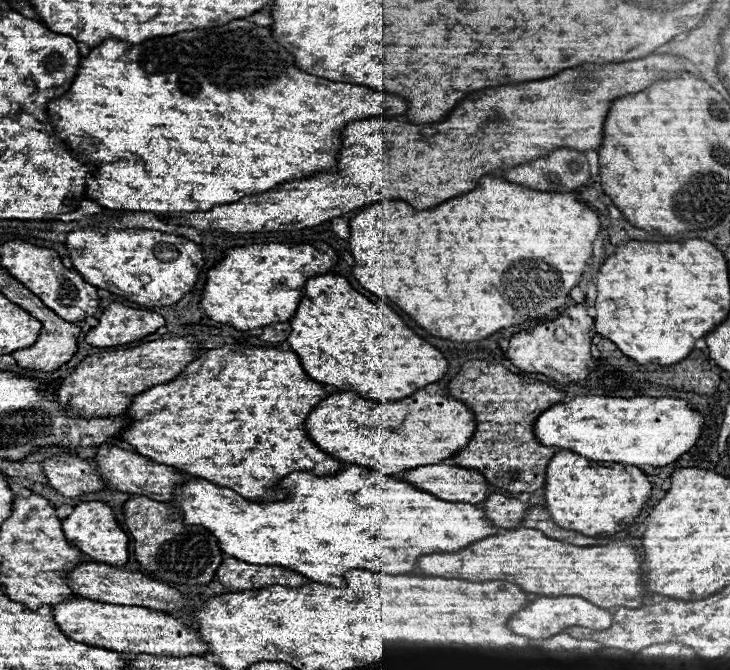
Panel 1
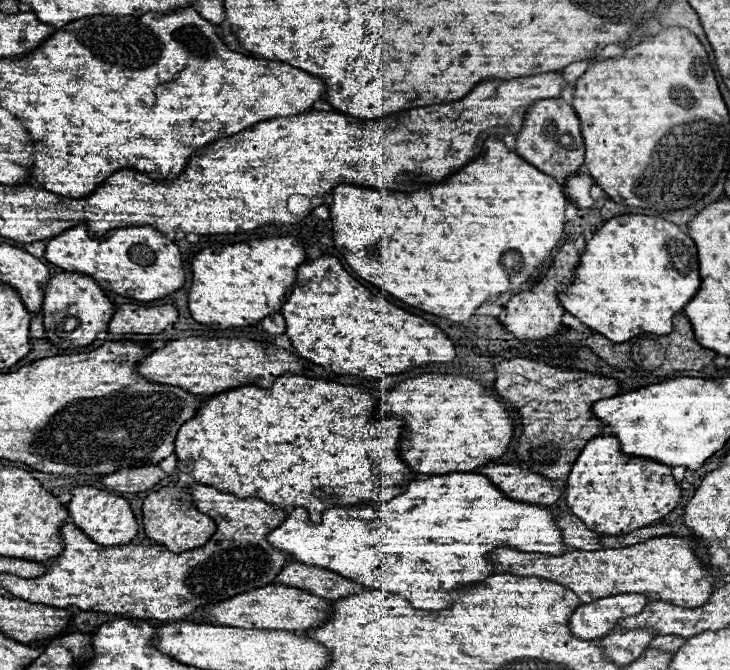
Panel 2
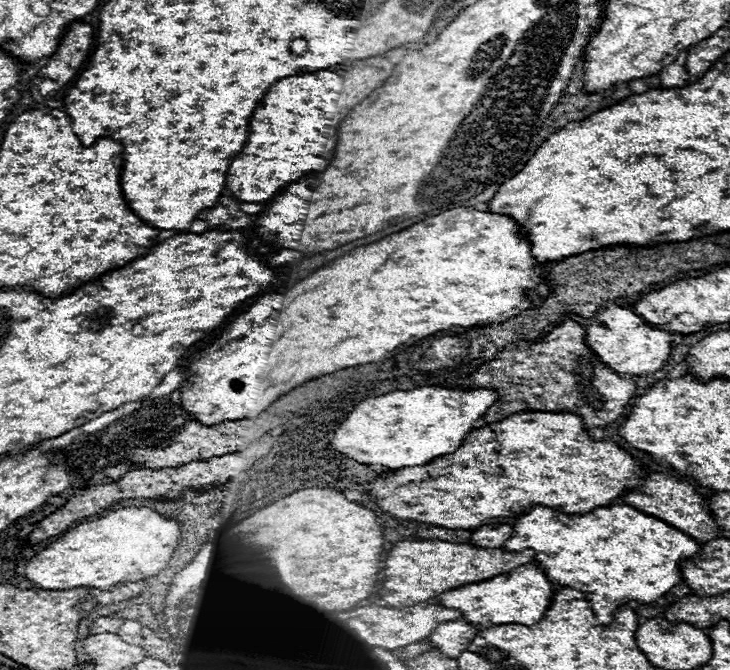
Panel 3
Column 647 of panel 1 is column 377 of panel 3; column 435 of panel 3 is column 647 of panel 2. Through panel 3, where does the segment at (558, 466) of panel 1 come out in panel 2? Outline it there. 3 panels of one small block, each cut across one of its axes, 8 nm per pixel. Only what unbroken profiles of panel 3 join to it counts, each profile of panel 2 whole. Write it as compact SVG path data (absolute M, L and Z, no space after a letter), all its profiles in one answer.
M596 436L594 440L590 440L580 452L578 460L574 462L566 484L566 504L572 510L572 514L578 516L592 532L602 535L620 536L636 528L644 528L672 512L678 506L678 500L680 488L672 478L672 468L648 458L632 458L622 454L620 444L614 436Z

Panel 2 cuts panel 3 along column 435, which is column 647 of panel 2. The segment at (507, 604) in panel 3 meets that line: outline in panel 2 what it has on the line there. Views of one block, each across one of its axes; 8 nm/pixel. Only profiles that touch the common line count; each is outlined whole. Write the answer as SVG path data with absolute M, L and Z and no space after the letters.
M616 594L598 598L590 604L580 604L570 618L570 630L584 640L602 638L614 630L620 618L640 614L646 604L648 598L640 594Z

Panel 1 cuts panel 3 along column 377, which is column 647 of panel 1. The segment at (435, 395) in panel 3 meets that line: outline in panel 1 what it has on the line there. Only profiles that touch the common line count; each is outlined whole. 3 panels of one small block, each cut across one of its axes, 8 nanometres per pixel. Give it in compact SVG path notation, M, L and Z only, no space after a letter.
M576 396L544 410L534 422L534 436L544 446L572 450L596 462L666 466L696 444L702 426L704 418L678 398Z

